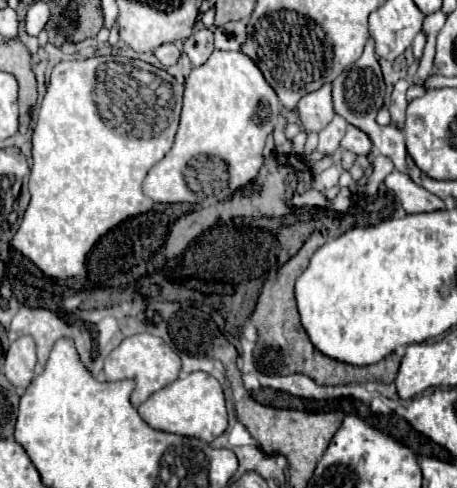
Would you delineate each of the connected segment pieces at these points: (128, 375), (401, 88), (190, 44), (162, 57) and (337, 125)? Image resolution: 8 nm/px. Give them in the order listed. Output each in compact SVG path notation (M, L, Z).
M140 333L140 335L126 337L106 357L106 363L104 363L106 381L120 381L120 379L134 379L136 381L136 387L134 387L134 391L130 395L130 403L134 407L144 403L152 393L156 393L162 387L176 381L178 373L180 373L180 357L160 337L150 335L150 333Z
M400 79L394 87L392 93L392 105L390 105L390 115L392 115L392 123L402 129L404 127L404 117L406 117L406 89L410 87L408 79Z
M206 27L194 31L186 41L184 41L184 53L190 57L192 67L200 67L206 63L206 59L214 51L214 33Z
M164 43L164 45L160 45L160 47L156 49L156 57L158 57L158 61L168 69L168 67L176 65L176 61L178 61L178 57L180 57L180 49L178 49L174 43Z
M336 115L318 135L320 135L320 143L318 143L318 151L322 155L332 155L340 149L340 141L342 141L342 135L346 133L346 121Z

